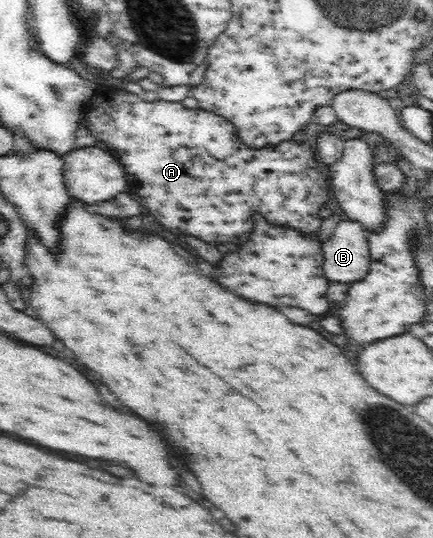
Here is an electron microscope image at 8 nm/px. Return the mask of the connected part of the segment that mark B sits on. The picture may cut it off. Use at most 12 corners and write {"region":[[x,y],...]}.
{"region":[[344,217],[321,242],[320,268],[332,283],[363,280],[368,234]]}

